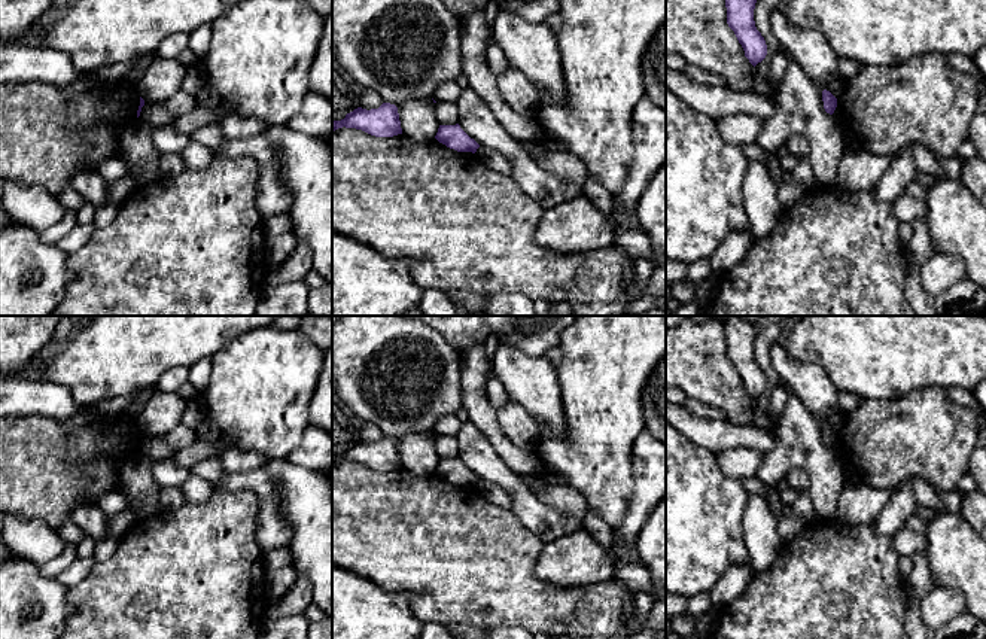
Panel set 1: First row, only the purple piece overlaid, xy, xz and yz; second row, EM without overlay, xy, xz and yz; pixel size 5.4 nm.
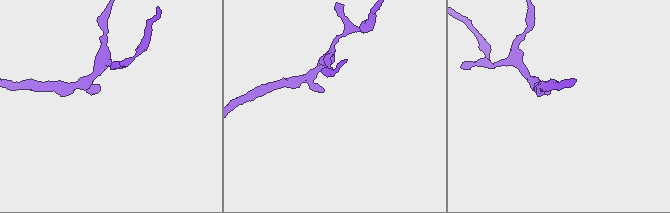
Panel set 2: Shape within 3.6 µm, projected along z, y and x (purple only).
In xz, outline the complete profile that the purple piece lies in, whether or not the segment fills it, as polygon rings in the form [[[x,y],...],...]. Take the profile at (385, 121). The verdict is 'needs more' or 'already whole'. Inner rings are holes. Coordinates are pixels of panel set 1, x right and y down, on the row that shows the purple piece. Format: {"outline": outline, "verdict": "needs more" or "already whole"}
{"outline": [[[383,103],[378,109],[357,107],[341,121],[332,121],[332,131],[338,128],[356,128],[375,137],[393,137],[402,134],[398,107]]], "verdict": "already whole"}

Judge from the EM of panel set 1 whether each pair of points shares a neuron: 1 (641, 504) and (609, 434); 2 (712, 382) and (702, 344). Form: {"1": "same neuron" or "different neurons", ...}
{"1": "different neurons", "2": "same neuron"}

